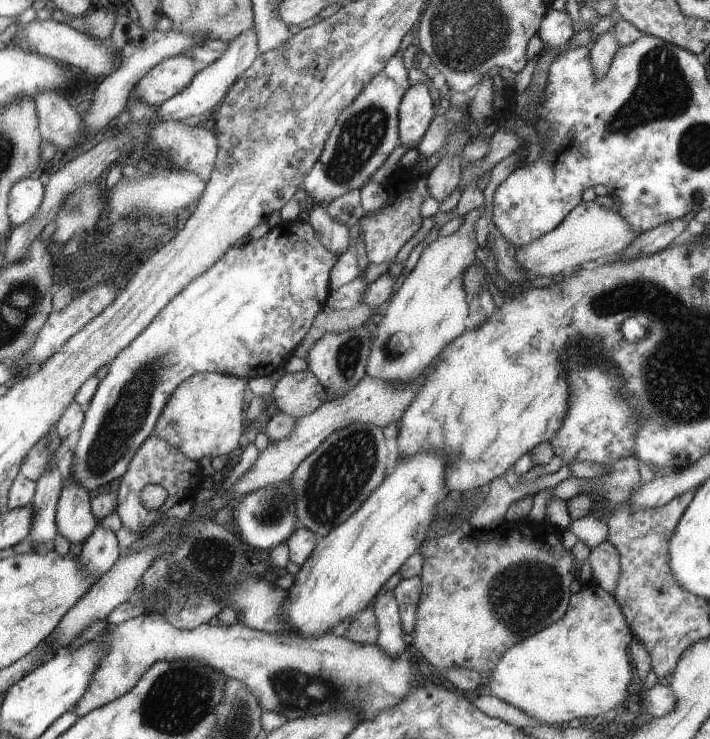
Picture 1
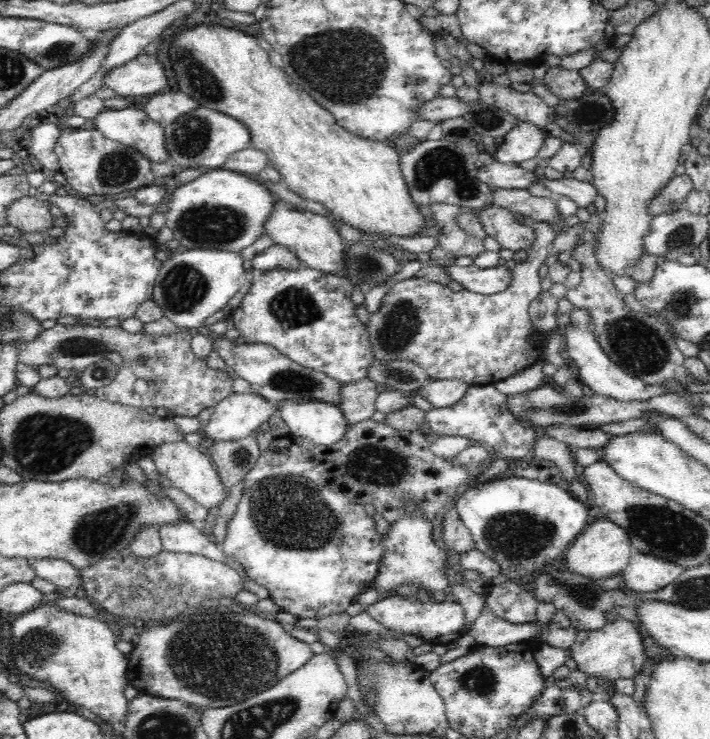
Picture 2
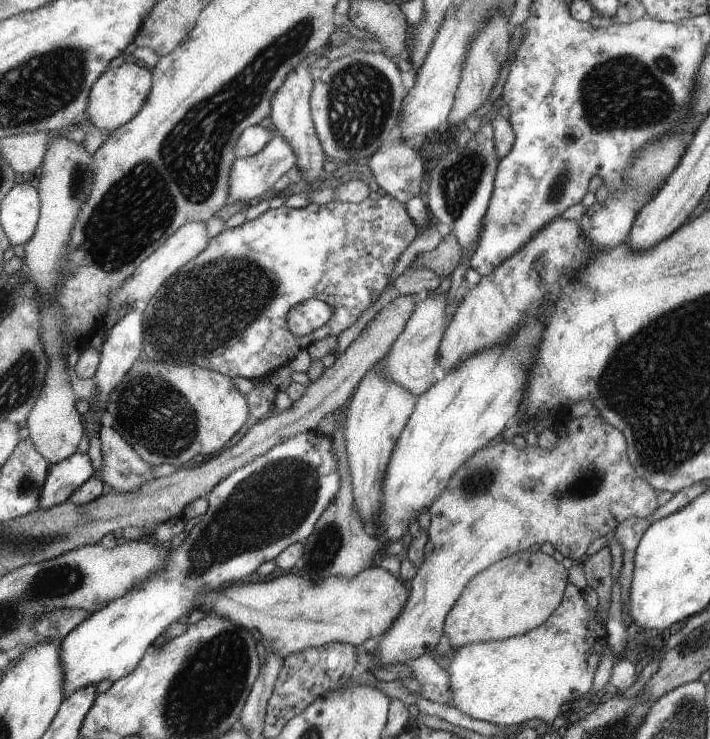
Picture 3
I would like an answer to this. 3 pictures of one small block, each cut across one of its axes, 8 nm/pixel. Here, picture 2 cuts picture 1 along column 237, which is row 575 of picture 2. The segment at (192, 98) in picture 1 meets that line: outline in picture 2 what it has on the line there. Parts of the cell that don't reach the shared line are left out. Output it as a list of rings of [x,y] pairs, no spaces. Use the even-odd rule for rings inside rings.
[[[43,559],[30,560],[37,576],[52,582],[58,588],[70,588],[80,582],[81,570],[77,570],[66,560]]]

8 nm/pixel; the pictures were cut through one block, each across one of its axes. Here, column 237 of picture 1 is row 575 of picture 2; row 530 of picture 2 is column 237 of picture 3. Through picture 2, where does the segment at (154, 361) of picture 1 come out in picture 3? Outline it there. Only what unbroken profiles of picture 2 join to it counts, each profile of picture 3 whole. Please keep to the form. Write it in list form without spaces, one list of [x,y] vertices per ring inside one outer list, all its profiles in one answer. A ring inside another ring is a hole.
[[[383,193],[369,196],[358,204],[335,200],[323,205],[308,203],[301,209],[286,206],[269,209],[259,217],[233,229],[227,228],[211,238],[207,248],[175,272],[160,287],[160,294],[156,293],[144,305],[141,358],[157,363],[199,366],[251,381],[266,374],[269,376],[274,370],[288,365],[297,355],[296,350],[307,350],[312,342],[328,336],[338,337],[350,328],[387,287],[398,257],[410,246],[416,234],[416,226],[399,199]],[[308,299],[328,303],[334,314],[318,330],[294,334],[288,326],[290,310]]]

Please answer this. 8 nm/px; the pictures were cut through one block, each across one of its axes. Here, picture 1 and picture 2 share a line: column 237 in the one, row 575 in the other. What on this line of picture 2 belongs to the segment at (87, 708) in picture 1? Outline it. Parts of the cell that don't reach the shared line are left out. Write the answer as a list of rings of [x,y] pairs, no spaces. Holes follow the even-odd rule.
[[[634,552],[622,578],[624,587],[634,594],[654,592],[674,582],[685,570],[657,557]]]

